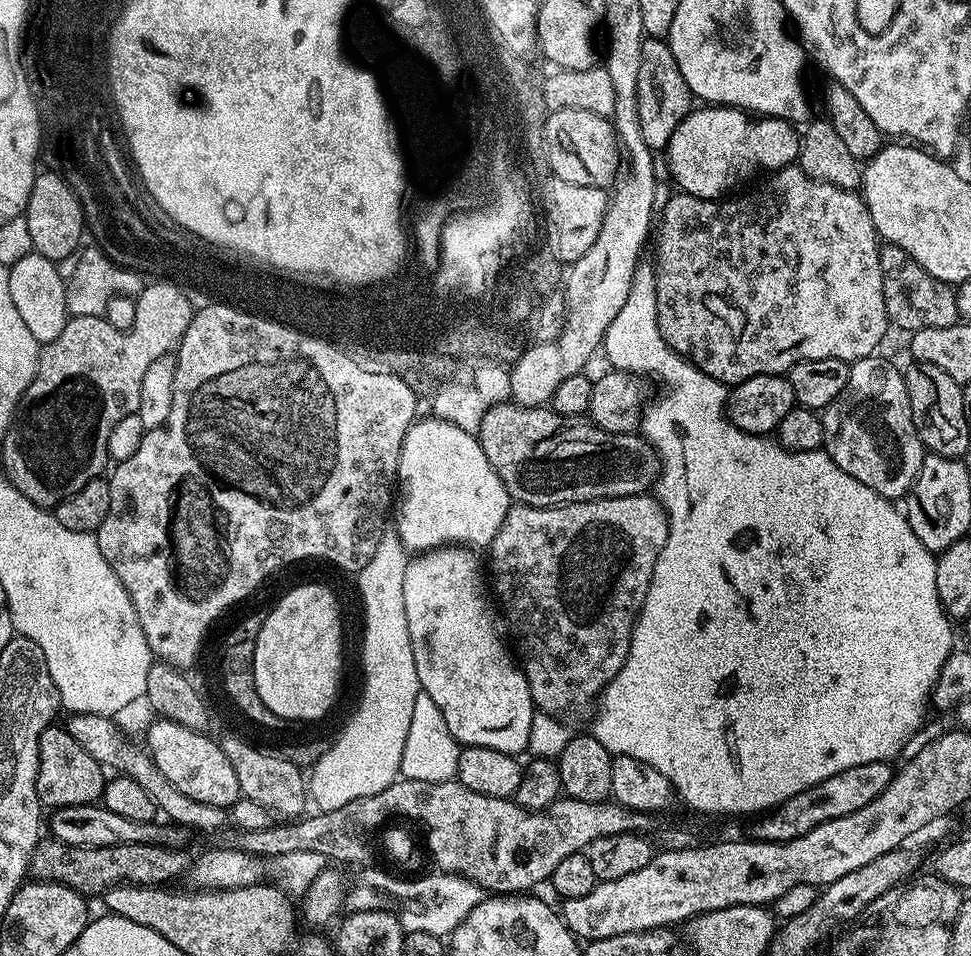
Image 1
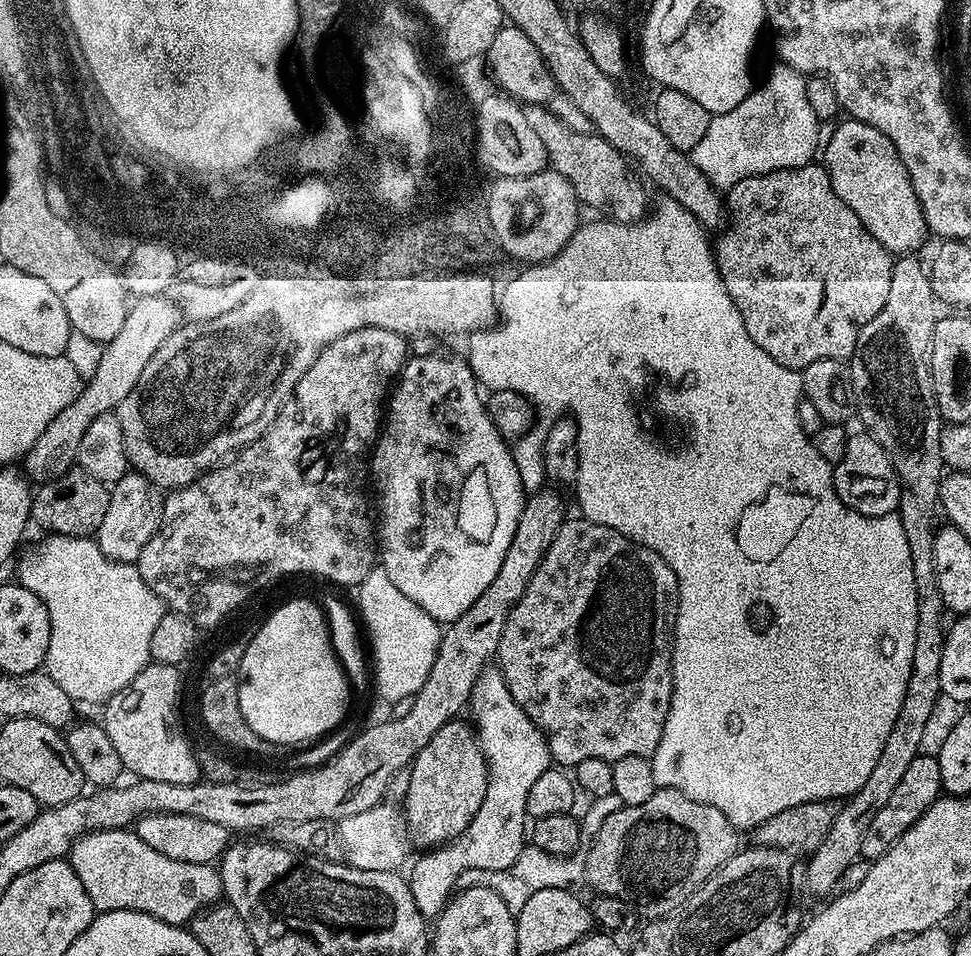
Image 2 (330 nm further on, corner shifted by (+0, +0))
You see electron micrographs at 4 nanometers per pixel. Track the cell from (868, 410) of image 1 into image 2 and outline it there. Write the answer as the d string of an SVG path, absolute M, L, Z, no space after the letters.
M867 431L849 435L846 454L832 470L834 490L842 502L863 516L891 516L900 507L900 479L885 448Z

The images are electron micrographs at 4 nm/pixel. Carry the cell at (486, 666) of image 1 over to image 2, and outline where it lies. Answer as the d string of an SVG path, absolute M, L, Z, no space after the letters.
M499 667L485 668L474 682L470 712L471 708L470 720L488 764L486 798L482 798L482 806L478 806L474 822L466 826L464 833L457 840L450 840L435 850L425 851L421 855L424 857L413 866L412 876L407 877L414 902L425 918L440 915L462 873L471 868L497 872L518 862L518 854L522 854L526 846L524 820L529 819L526 798L530 796L530 786L534 786L534 782L538 782L544 771L554 764L548 749L548 737L540 731L537 724L530 722L526 710L514 702Z

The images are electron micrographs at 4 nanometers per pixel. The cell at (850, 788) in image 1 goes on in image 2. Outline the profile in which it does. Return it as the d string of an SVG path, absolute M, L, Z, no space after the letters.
M935 755L916 756L914 762L910 762L906 774L902 774L894 794L890 794L890 802L886 802L886 806L882 806L882 810L878 810L878 814L874 814L870 827L866 829L866 834L862 834L860 856L869 862L880 860L882 854L886 854L890 850L890 846L894 846L898 842L898 838L902 838L906 834L906 830L910 830L914 826L914 822L918 822L922 818L922 814L926 814L928 807L935 804L941 795L942 770L938 766Z

